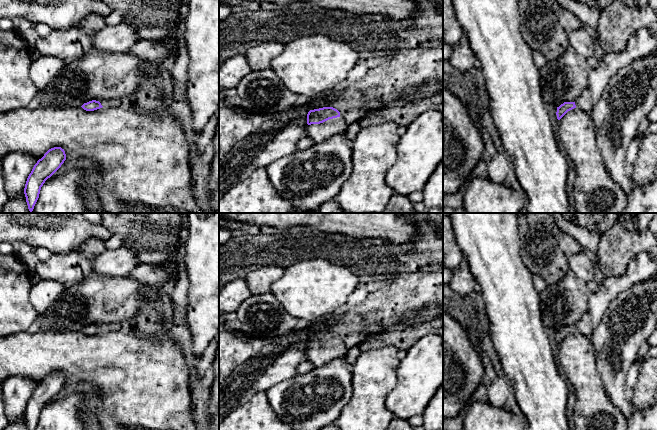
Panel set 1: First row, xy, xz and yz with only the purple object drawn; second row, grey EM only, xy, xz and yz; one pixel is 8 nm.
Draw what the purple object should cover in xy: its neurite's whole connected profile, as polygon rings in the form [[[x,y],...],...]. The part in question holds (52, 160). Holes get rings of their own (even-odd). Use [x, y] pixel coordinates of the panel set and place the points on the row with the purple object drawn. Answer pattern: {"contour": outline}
{"contour": [[[54,147],[49,149],[34,165],[24,188],[26,202],[31,213],[39,198],[41,187],[61,167],[65,160],[64,149]]]}

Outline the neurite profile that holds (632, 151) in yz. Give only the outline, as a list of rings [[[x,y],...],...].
[[[636,135],[631,143],[629,144],[626,151],[626,162],[629,167],[631,167],[638,158],[639,147],[643,135]]]

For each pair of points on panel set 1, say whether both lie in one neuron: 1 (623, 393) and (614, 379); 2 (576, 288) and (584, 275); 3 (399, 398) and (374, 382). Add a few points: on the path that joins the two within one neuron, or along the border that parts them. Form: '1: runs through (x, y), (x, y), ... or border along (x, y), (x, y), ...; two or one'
1: runs through (620, 390), (615, 385), (615, 382); one
2: border along (570, 269), (586, 283); two
3: border along (397, 370), (397, 383), (385, 401), (393, 415); two

